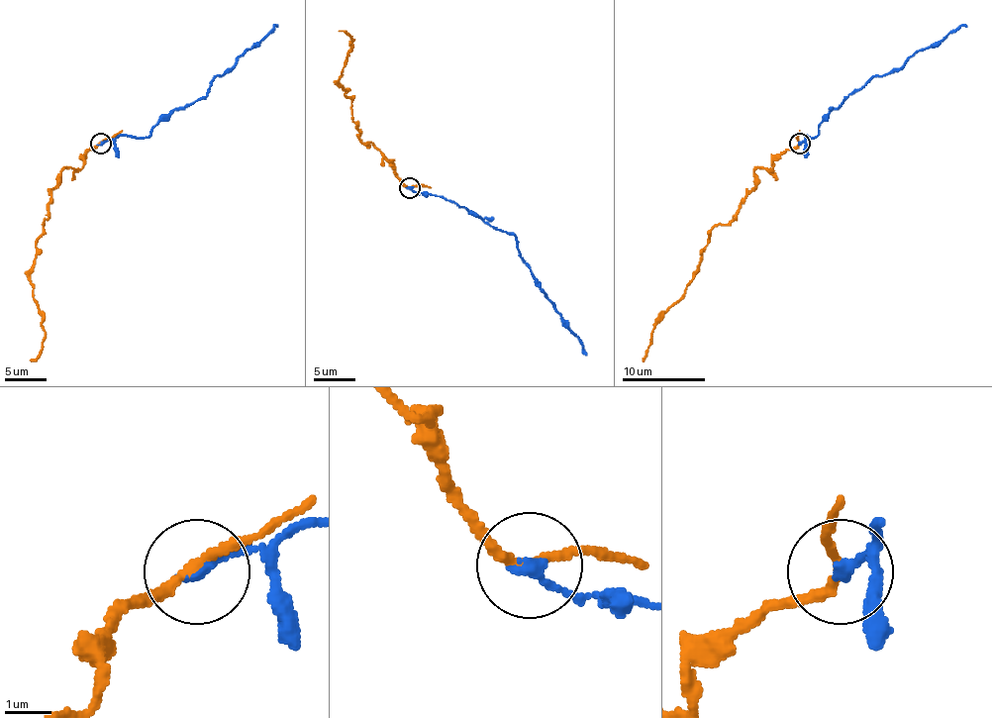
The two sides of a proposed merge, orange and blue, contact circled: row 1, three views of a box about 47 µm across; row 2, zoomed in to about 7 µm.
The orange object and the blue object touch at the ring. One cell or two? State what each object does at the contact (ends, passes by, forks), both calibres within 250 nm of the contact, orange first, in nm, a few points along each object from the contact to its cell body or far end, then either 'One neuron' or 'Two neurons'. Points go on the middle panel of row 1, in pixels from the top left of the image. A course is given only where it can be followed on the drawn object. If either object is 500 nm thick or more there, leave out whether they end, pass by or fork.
At the ring orange passes by. At the ring blue ends. Thickness 190 nm (orange) against 260 nm. Course of orange: (410, 188), (391, 160), (360, 138), (351, 115), (351, 98), (346, 96), (340, 79), (353, 40), (340, 31). Course of blue: (410, 188), (456, 203), (483, 222), (513, 234), (519, 256), (552, 303), (562, 324), (579, 341), (586, 356). Two neurons

